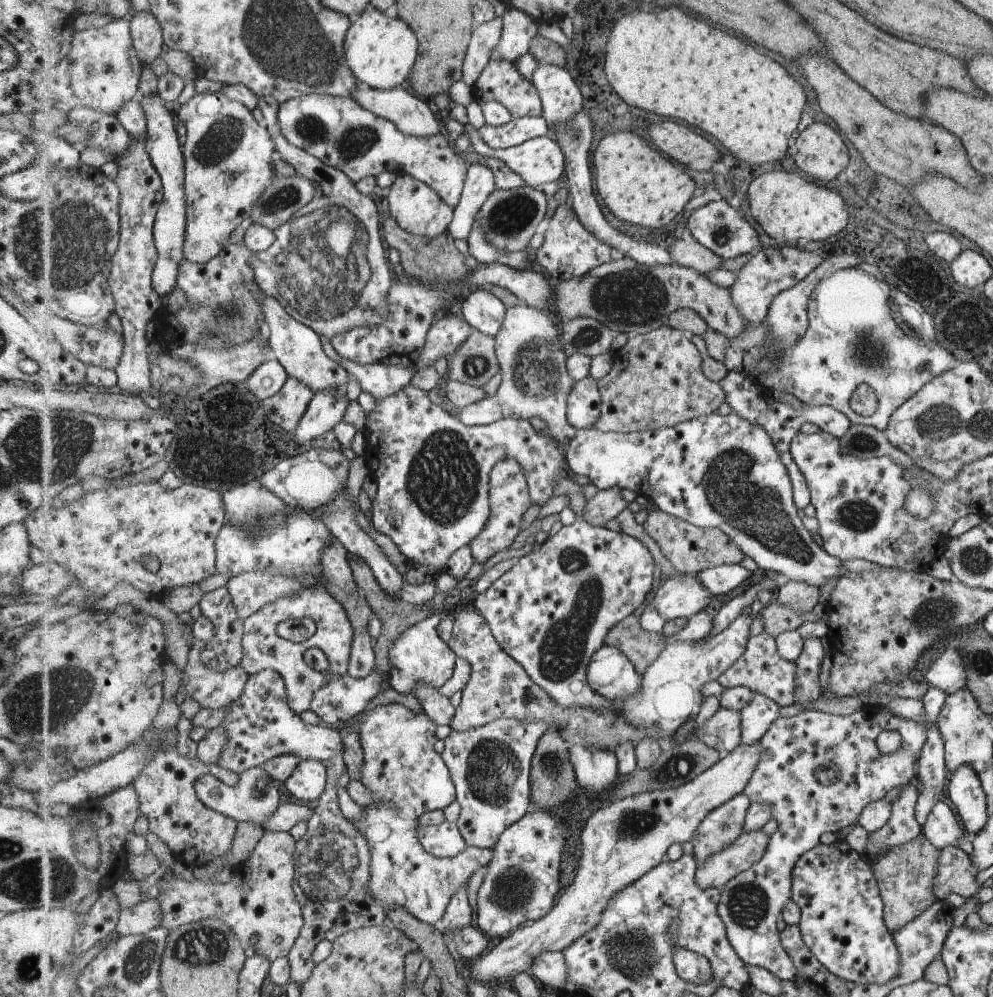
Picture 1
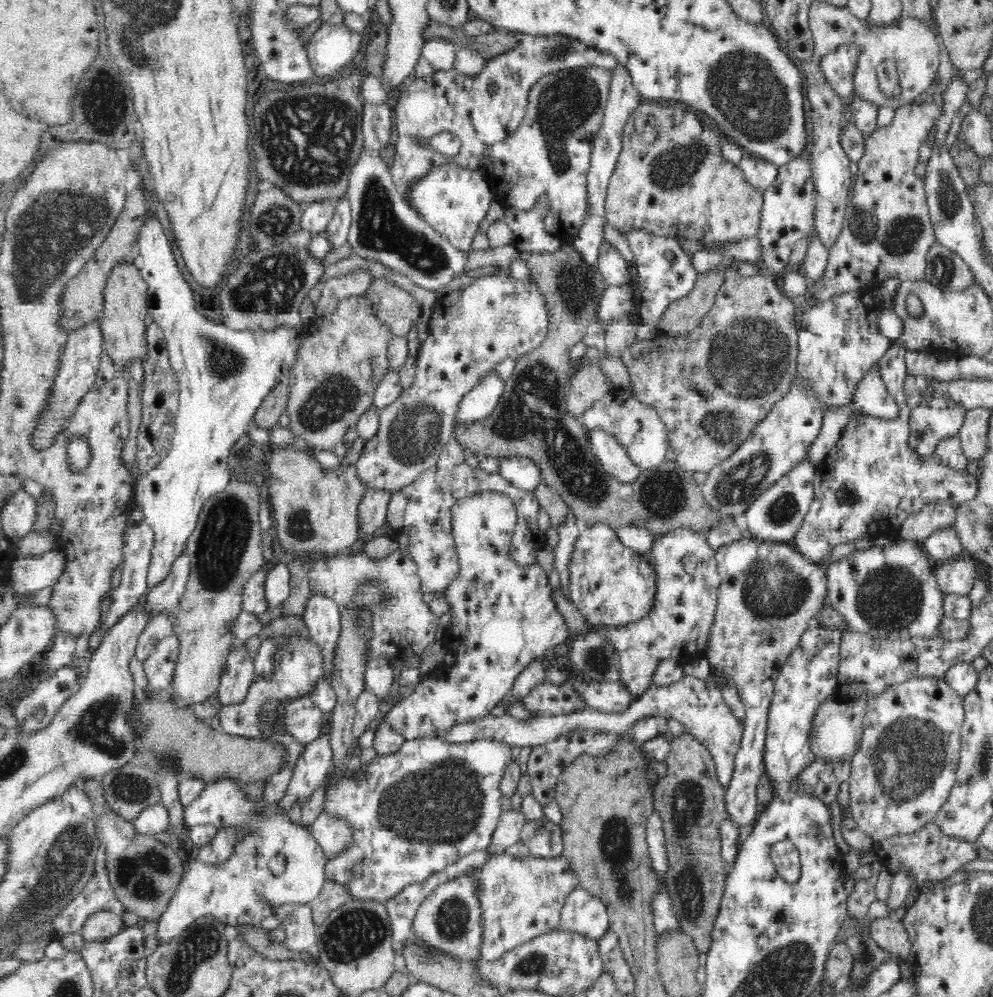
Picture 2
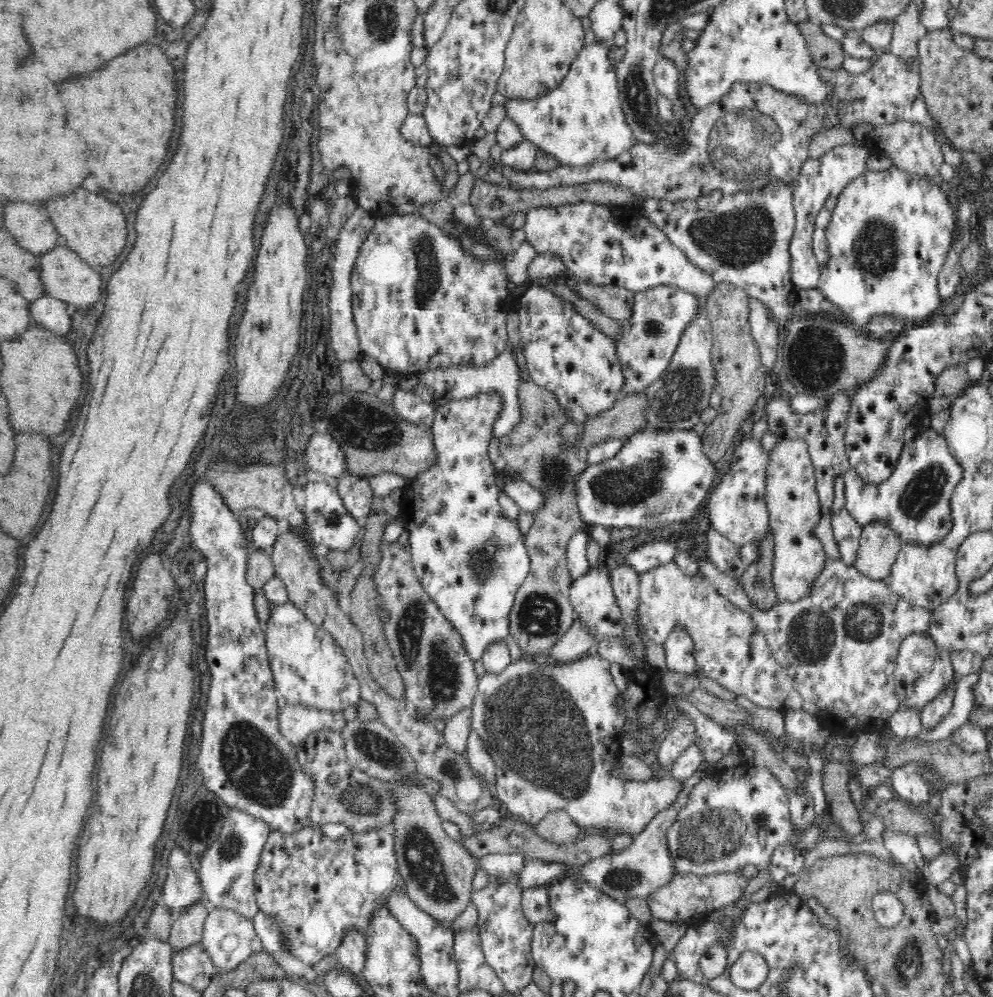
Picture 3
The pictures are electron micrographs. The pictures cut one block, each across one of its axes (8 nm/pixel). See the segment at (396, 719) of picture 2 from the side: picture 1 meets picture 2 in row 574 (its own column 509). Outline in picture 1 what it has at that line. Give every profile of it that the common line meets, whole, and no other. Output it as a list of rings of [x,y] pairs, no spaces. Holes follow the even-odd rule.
[[[508,458],[497,462],[497,466],[493,468],[490,475],[489,493],[491,506],[494,507],[491,512],[491,522],[487,524],[487,528],[481,532],[480,536],[469,542],[471,554],[475,556],[475,561],[480,564],[491,560],[497,552],[512,548],[520,543],[523,535],[521,531],[523,514],[532,505],[526,472],[520,462],[515,460],[515,458]]]

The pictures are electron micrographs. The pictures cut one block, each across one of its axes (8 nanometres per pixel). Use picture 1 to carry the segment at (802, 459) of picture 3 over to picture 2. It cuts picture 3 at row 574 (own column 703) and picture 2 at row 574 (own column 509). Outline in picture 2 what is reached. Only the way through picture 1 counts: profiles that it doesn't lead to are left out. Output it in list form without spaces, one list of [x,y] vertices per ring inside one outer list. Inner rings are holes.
[[[964,552],[959,558],[936,564],[936,582],[945,594],[967,596],[974,588],[977,560]]]

